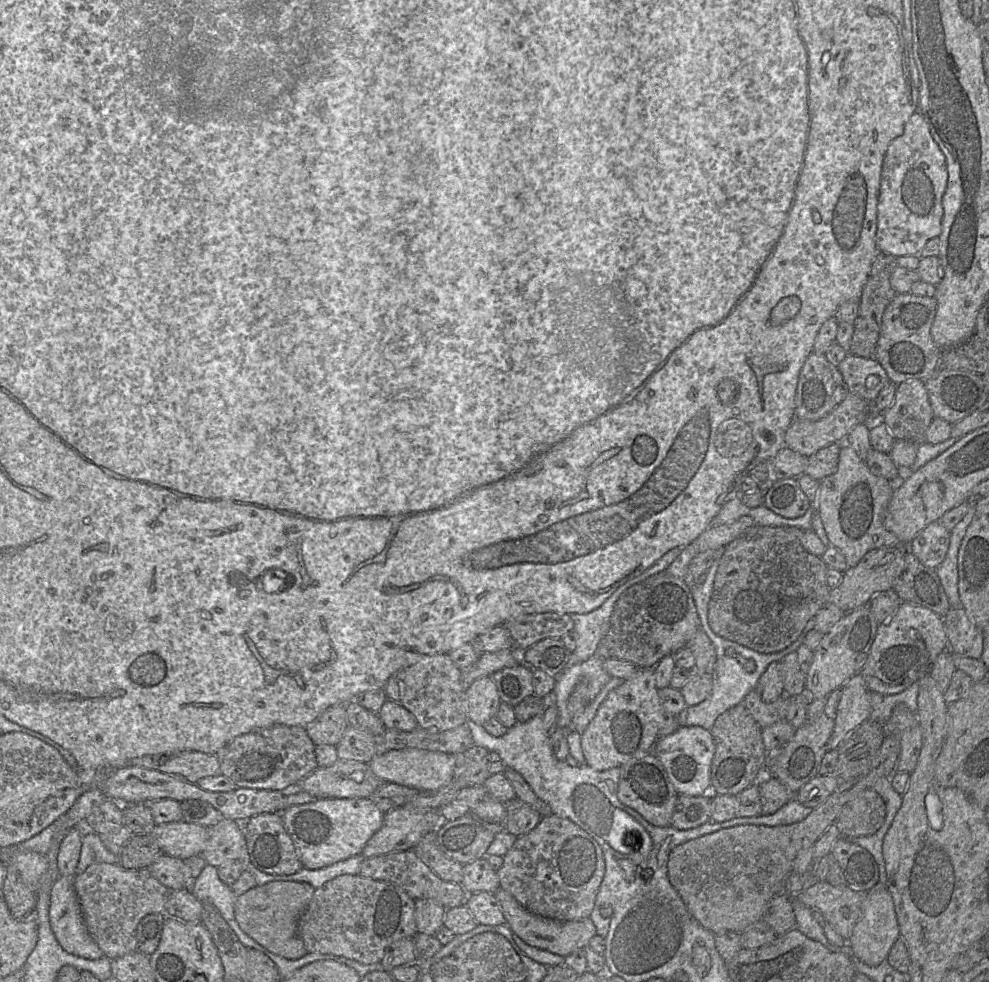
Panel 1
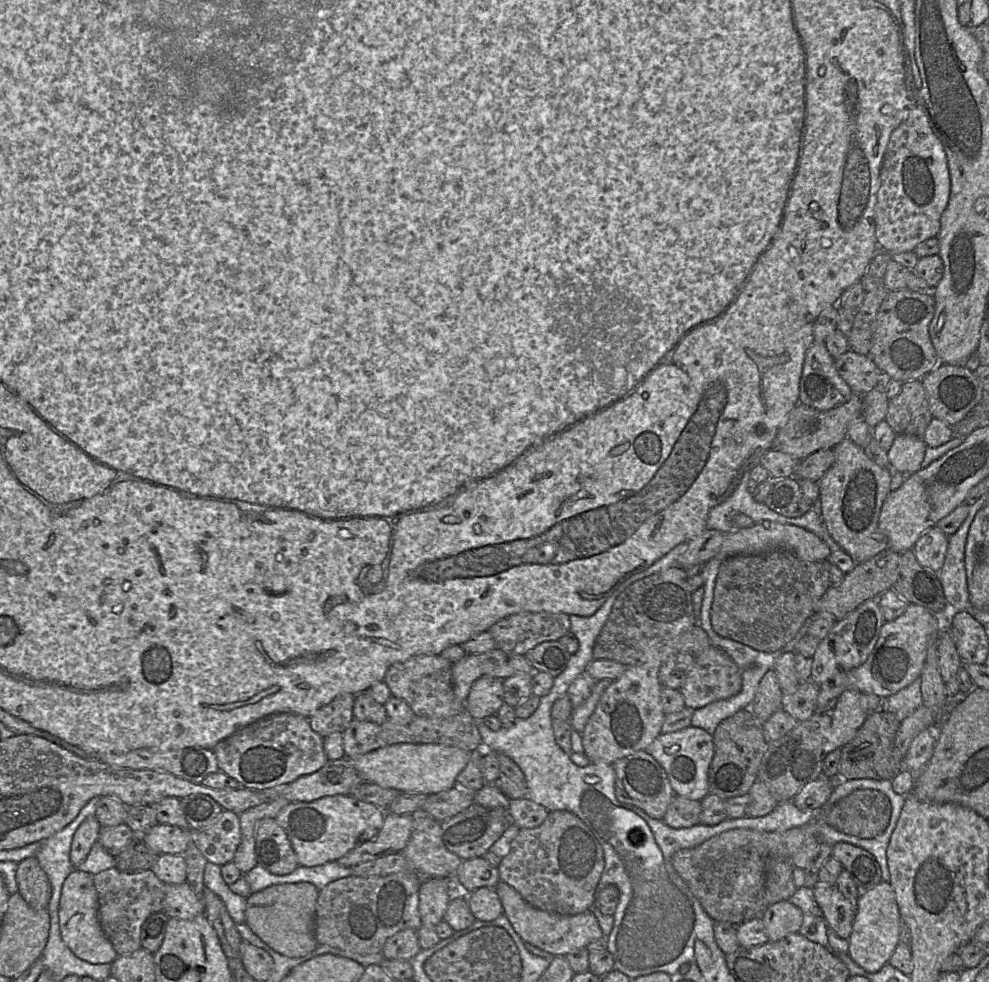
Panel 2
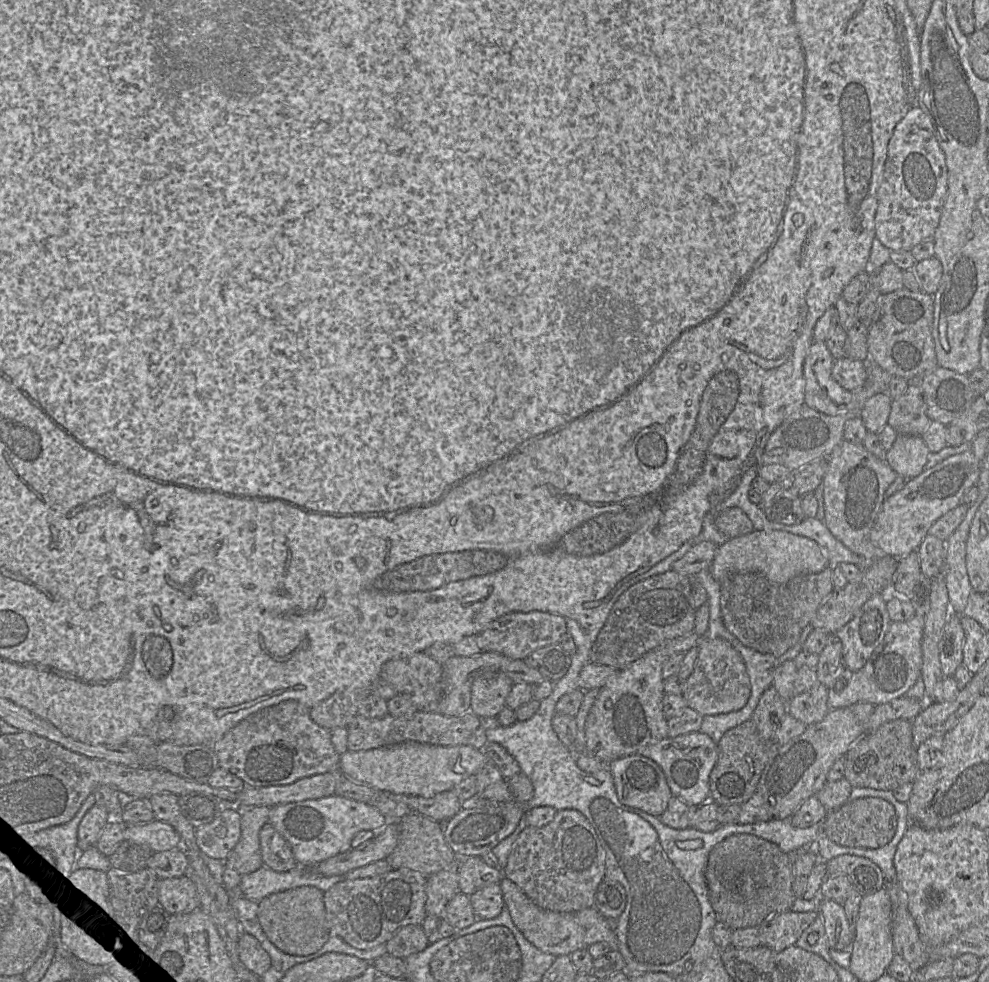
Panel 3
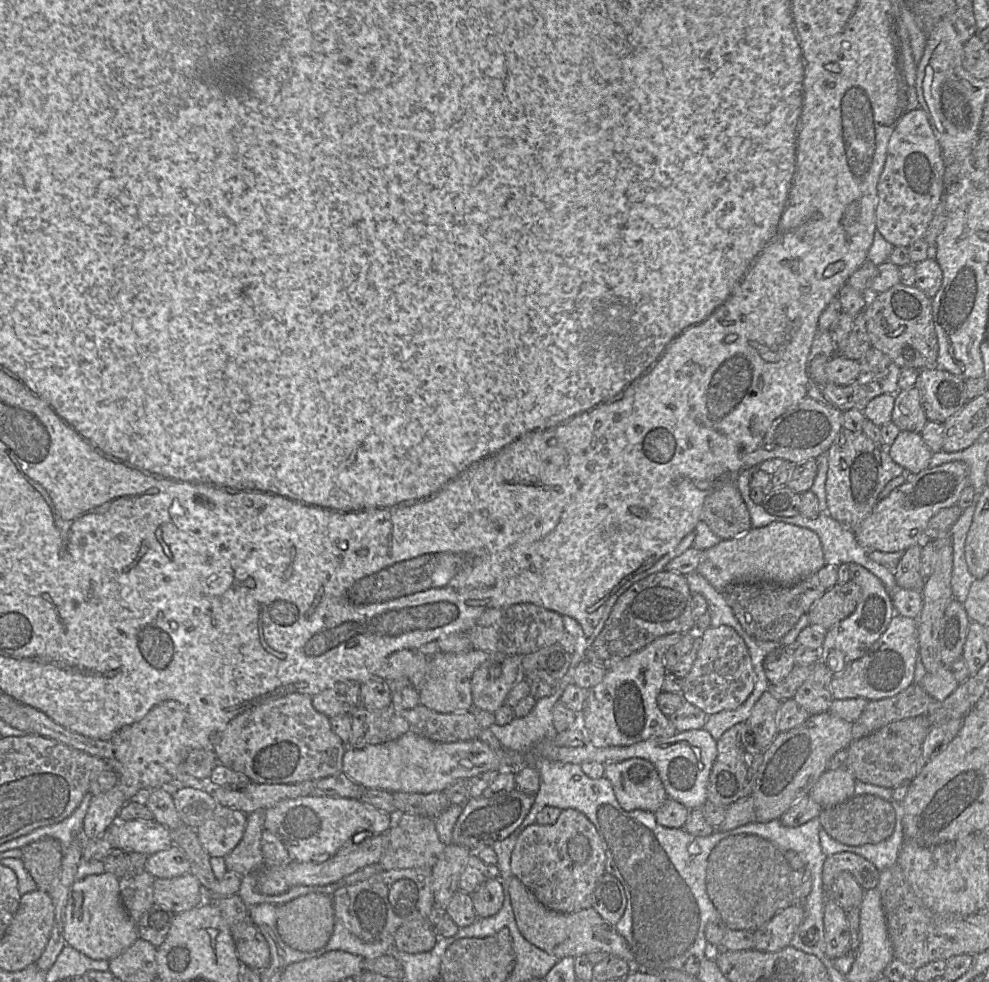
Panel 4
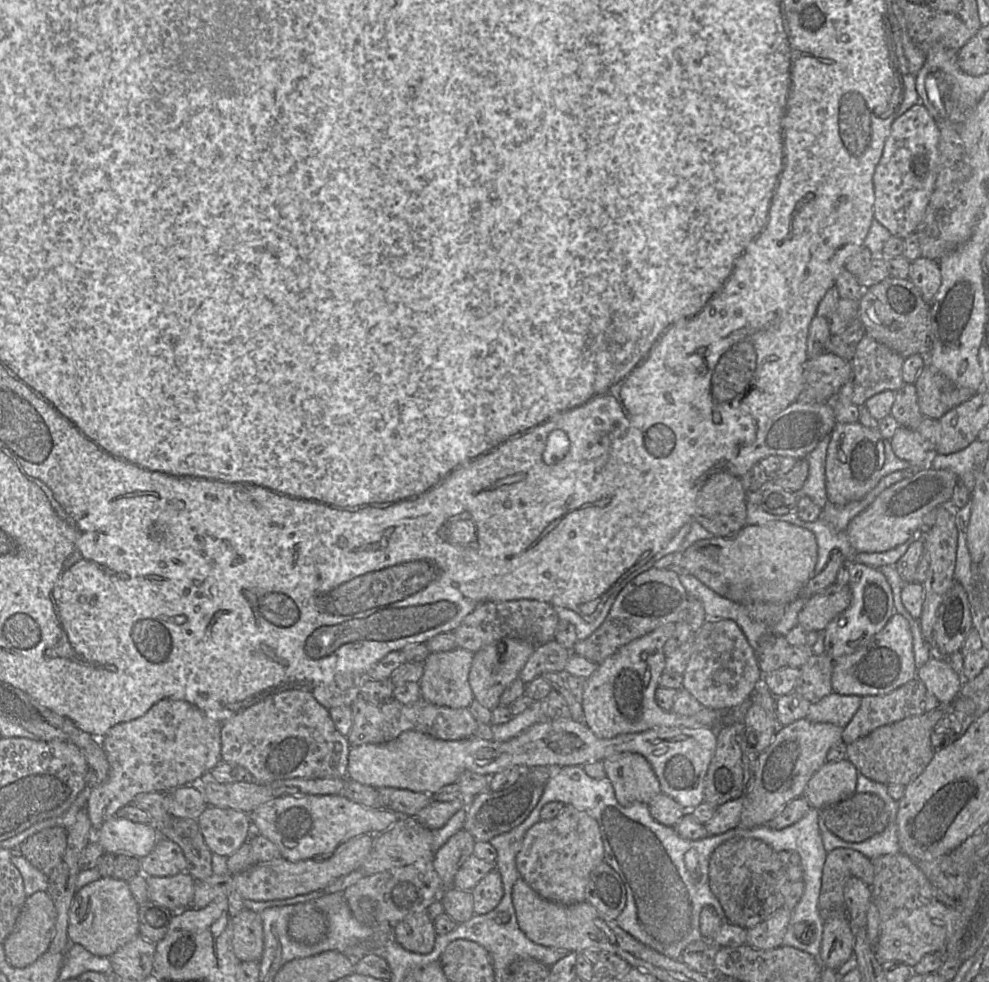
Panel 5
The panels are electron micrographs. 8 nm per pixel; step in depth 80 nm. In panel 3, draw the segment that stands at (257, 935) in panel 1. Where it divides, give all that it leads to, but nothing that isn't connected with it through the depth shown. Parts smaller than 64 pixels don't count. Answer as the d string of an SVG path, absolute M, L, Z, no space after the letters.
M300 886L268 895L258 903L258 919L269 940L284 953L295 956L308 956L320 950L330 936L317 930L317 924L309 921L309 915L313 921L321 919L321 902L319 897L324 892L315 886Z

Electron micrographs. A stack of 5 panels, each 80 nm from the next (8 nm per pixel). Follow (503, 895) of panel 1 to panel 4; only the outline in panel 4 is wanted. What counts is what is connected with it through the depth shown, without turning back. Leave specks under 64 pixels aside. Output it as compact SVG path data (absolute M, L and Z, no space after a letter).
M516 877L509 879L507 888L516 924L531 944L557 958L575 958L592 951L603 951L635 966L633 953L626 940L617 932L615 925L606 921L593 907L573 913L561 913L542 905Z

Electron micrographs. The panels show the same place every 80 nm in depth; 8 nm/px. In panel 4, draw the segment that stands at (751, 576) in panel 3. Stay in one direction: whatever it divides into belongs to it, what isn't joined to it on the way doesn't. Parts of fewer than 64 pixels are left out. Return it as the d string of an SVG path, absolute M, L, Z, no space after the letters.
M826 564L811 576L793 586L779 586L772 583L730 585L723 590L723 596L743 630L757 641L780 641L797 624L800 617L808 614L811 606L828 590L837 584L839 565Z

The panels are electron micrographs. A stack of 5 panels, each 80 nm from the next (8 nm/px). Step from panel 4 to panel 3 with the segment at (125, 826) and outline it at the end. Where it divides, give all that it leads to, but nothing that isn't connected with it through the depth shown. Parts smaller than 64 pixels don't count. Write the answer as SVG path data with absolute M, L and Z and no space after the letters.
M156 819L146 824L127 825L124 840L147 845L155 853L182 846L180 834L170 824Z

